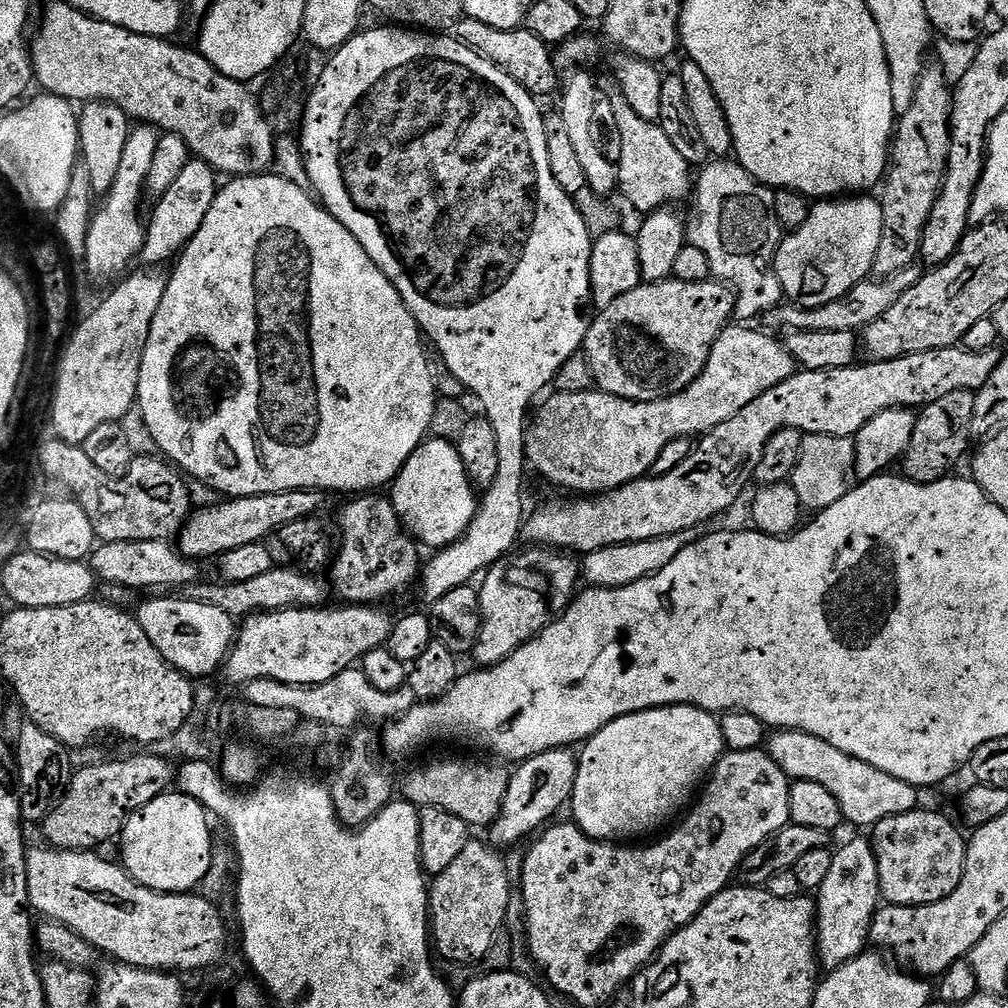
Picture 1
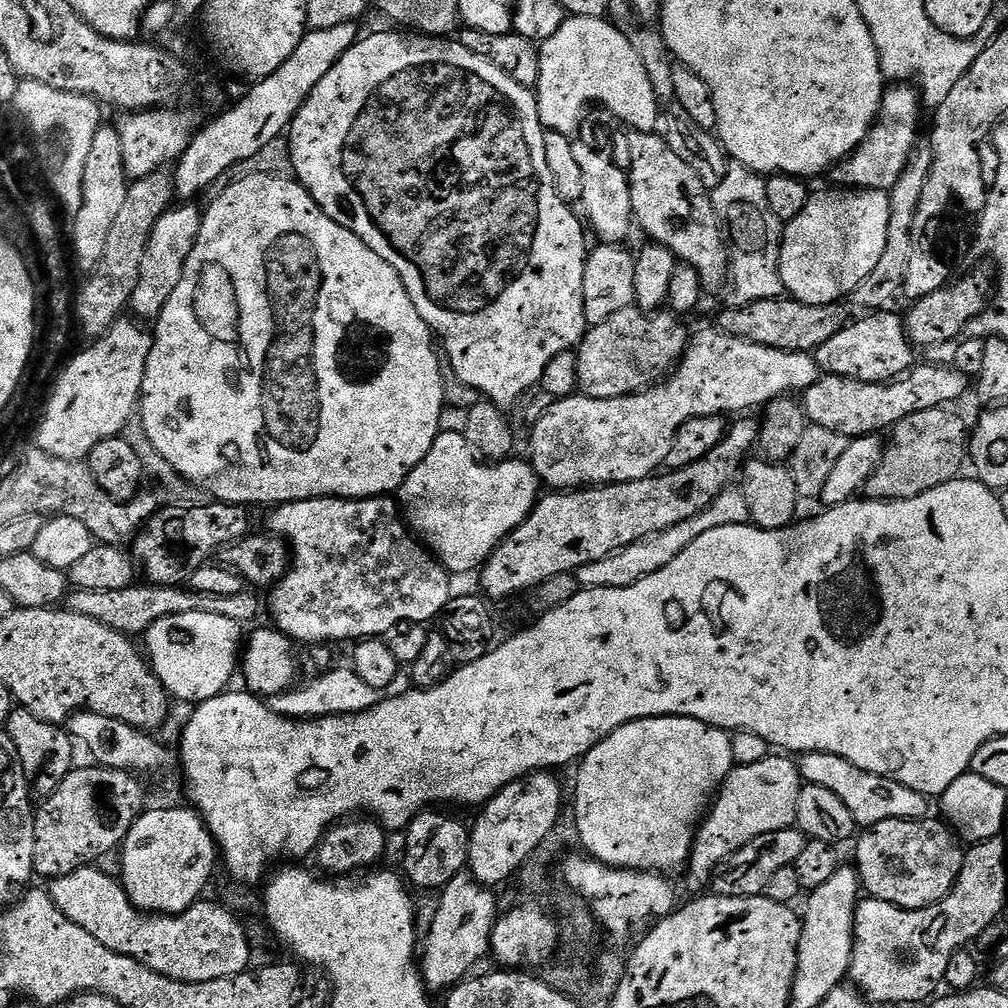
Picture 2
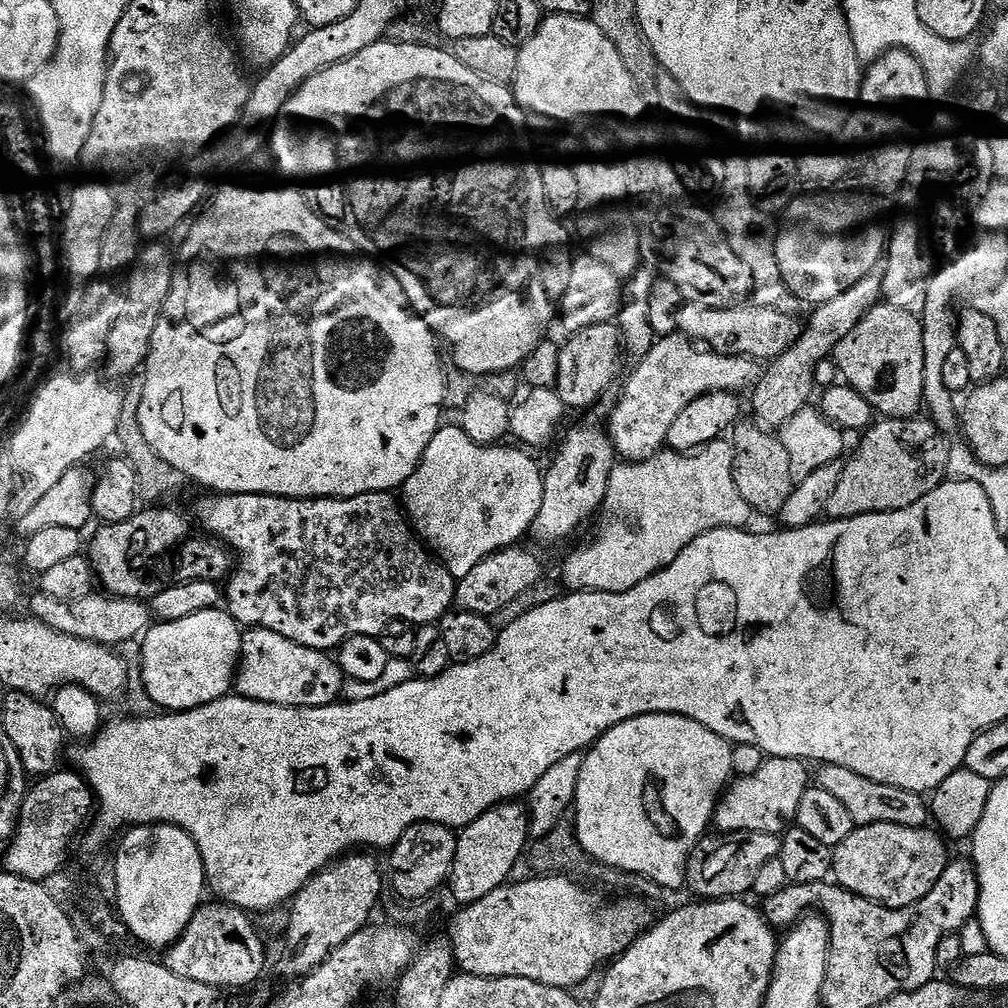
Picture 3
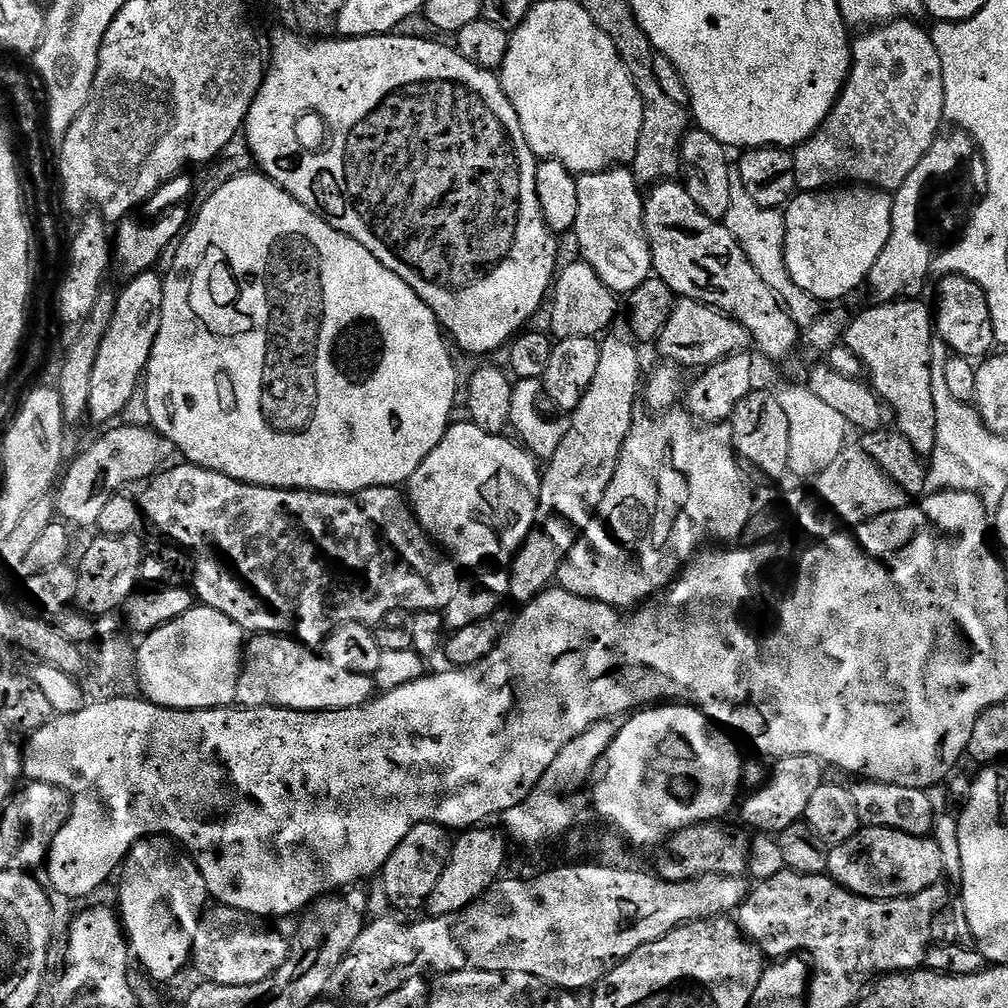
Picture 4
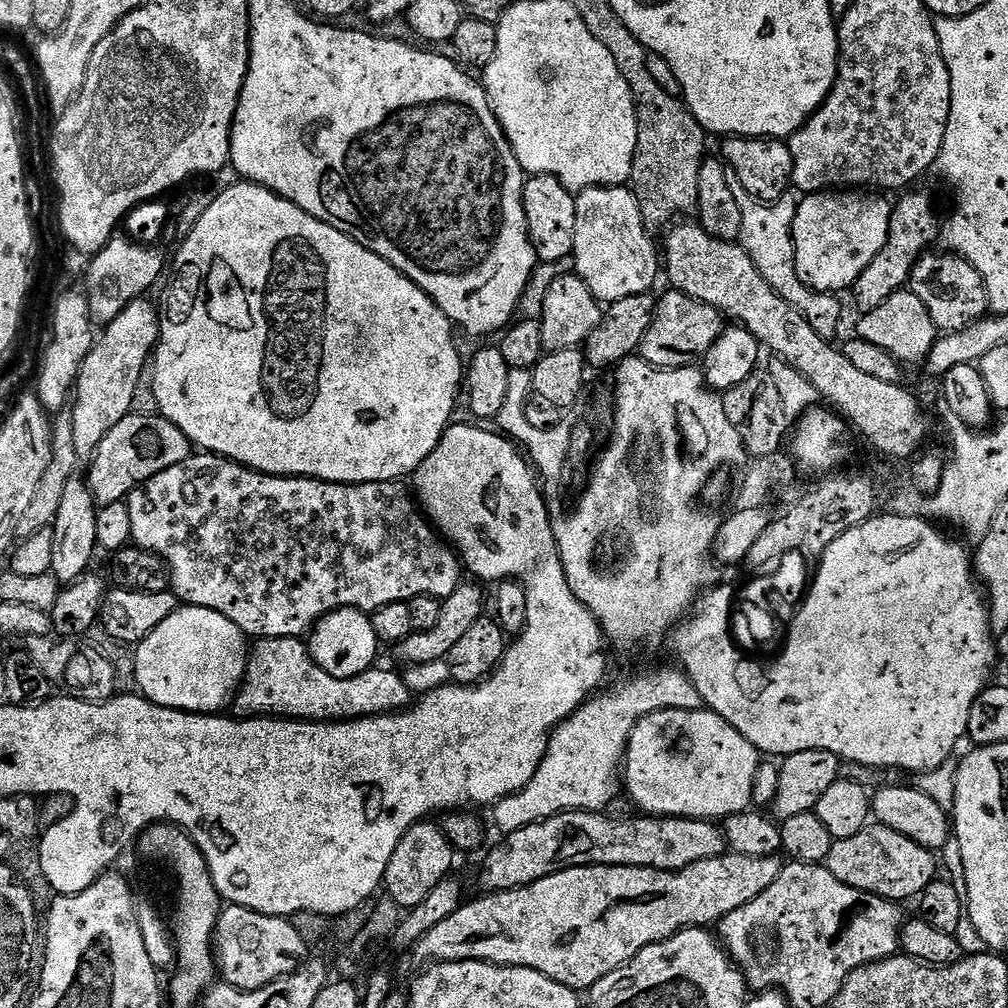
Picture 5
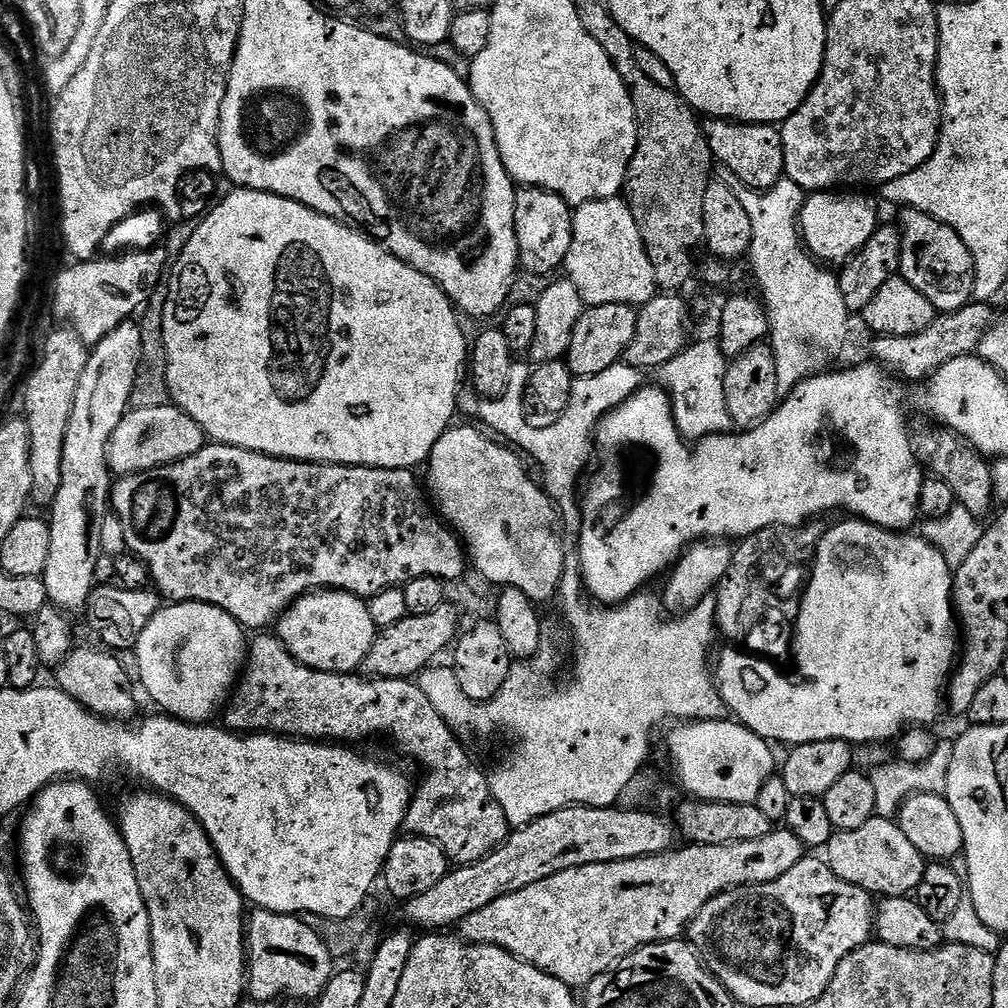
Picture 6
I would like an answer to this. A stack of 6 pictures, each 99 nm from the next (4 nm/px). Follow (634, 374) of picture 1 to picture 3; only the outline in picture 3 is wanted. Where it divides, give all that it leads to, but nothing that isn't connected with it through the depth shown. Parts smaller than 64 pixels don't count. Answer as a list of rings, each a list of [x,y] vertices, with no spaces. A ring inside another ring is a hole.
[[[610,323],[586,326],[567,338],[568,345],[565,343],[560,351],[560,374],[555,391],[560,392],[560,400],[566,407],[588,408],[611,390],[616,379],[621,379],[620,363],[626,357],[622,333],[615,323]]]

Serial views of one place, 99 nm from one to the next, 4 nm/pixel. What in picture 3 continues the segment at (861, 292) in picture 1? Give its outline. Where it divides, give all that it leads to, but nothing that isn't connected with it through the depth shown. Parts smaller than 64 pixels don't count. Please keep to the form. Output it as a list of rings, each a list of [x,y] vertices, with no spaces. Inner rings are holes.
[[[748,302],[730,308],[705,308],[699,303],[691,303],[685,303],[679,313],[679,331],[701,345],[713,348],[716,352],[725,352],[728,356],[749,356],[761,362],[777,360],[798,342],[805,329],[799,315],[779,312],[767,308],[765,304]]]

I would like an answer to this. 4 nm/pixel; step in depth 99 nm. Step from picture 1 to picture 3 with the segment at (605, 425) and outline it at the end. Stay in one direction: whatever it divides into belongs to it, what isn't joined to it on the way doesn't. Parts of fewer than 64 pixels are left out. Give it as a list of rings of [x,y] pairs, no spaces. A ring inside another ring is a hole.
[[[673,334],[661,336],[653,343],[650,351],[639,357],[636,369],[628,381],[625,379],[624,393],[612,414],[612,428],[610,434],[616,446],[617,453],[625,461],[635,462],[649,460],[654,454],[665,451],[668,443],[670,428],[677,421],[686,406],[711,392],[739,393],[739,388],[751,389],[762,377],[762,364],[759,360],[752,360],[749,356],[728,356],[725,352],[716,352],[713,348],[701,346],[690,336]]]

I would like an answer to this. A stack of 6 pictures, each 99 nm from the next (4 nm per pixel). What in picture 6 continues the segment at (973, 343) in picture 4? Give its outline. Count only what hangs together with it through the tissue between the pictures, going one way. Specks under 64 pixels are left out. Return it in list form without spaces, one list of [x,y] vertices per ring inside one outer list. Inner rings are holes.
[[[905,207],[904,213],[898,219],[900,237],[902,238],[902,254],[900,255],[899,275],[918,294],[926,294],[930,302],[936,307],[937,313],[962,310],[973,303],[974,297],[974,258],[962,242],[962,238],[950,225],[941,220],[935,220],[928,212],[921,212],[919,208]]]

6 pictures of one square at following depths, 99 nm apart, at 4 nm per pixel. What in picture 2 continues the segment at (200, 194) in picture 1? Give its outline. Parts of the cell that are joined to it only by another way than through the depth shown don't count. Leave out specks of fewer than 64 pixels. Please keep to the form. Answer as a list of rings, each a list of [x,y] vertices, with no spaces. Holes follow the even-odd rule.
[[[184,202],[179,206],[170,207],[158,218],[153,233],[146,242],[146,254],[142,254],[138,286],[132,295],[130,308],[131,311],[137,312],[137,317],[159,316],[166,302],[170,302],[170,294],[174,294],[174,289],[178,287],[182,270],[186,266],[186,258],[190,258],[190,250],[194,250],[194,242],[200,233],[202,212],[201,209],[196,209],[196,206],[195,203]]]

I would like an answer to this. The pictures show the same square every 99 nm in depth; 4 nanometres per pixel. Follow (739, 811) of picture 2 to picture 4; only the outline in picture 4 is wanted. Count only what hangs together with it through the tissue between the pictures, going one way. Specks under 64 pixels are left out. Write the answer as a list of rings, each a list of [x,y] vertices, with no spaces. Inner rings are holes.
[[[786,756],[773,767],[772,775],[761,788],[755,789],[744,804],[743,823],[760,834],[779,834],[786,826],[794,826],[804,820],[806,806],[818,790],[826,783],[825,765],[817,756]]]

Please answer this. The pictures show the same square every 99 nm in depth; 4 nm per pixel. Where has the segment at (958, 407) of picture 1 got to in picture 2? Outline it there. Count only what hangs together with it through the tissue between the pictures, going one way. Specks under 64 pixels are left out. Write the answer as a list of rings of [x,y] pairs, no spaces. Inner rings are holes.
[[[947,407],[934,410],[922,410],[922,414],[910,414],[910,418],[902,418],[896,427],[891,429],[887,437],[886,447],[878,462],[873,476],[865,482],[863,495],[870,500],[913,500],[946,482],[957,479],[961,475],[960,467],[966,464],[966,453],[970,448],[970,432],[964,429],[964,420],[958,413]]]

